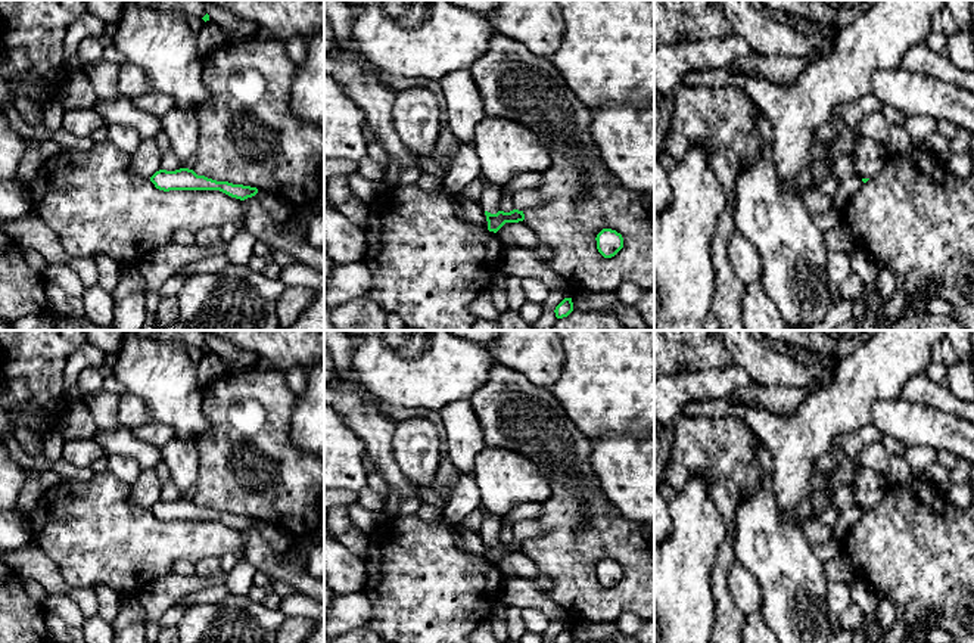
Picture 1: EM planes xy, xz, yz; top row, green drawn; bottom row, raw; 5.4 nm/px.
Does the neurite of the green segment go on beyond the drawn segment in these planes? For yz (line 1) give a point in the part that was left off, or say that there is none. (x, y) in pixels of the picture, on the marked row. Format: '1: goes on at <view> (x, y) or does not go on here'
1: does not go on here

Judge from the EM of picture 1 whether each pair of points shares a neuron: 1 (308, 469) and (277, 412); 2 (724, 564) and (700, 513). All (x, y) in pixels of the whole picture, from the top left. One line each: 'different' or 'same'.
1: same
2: different

